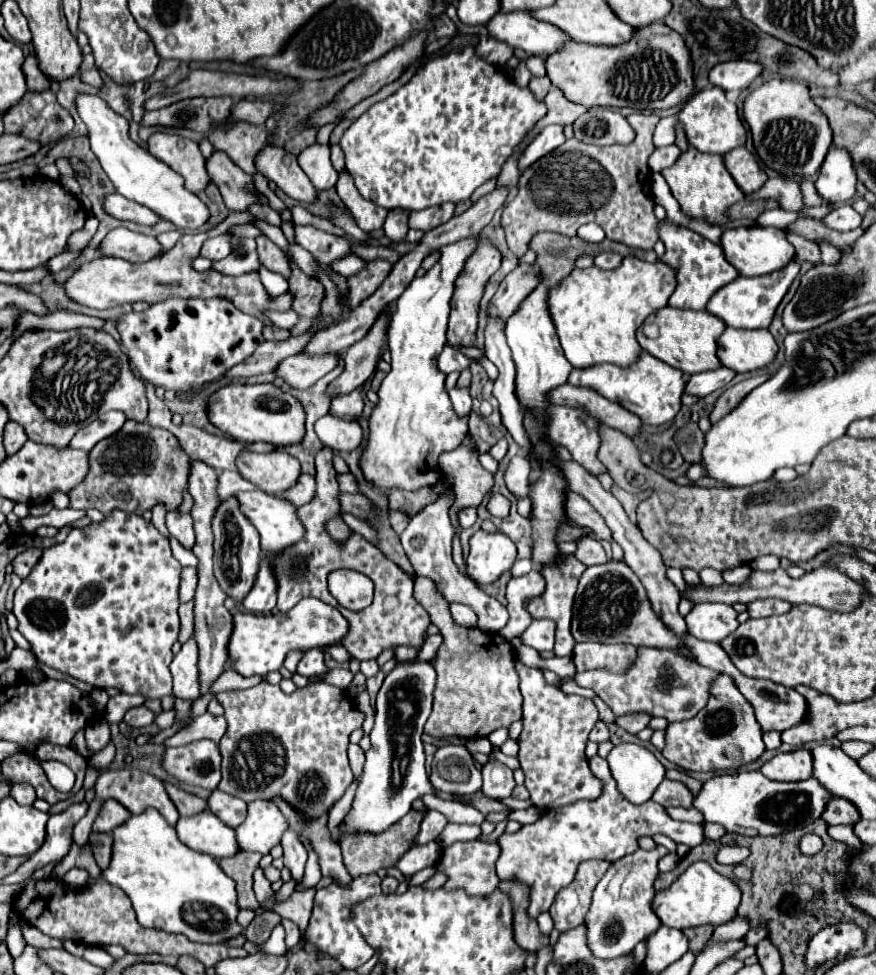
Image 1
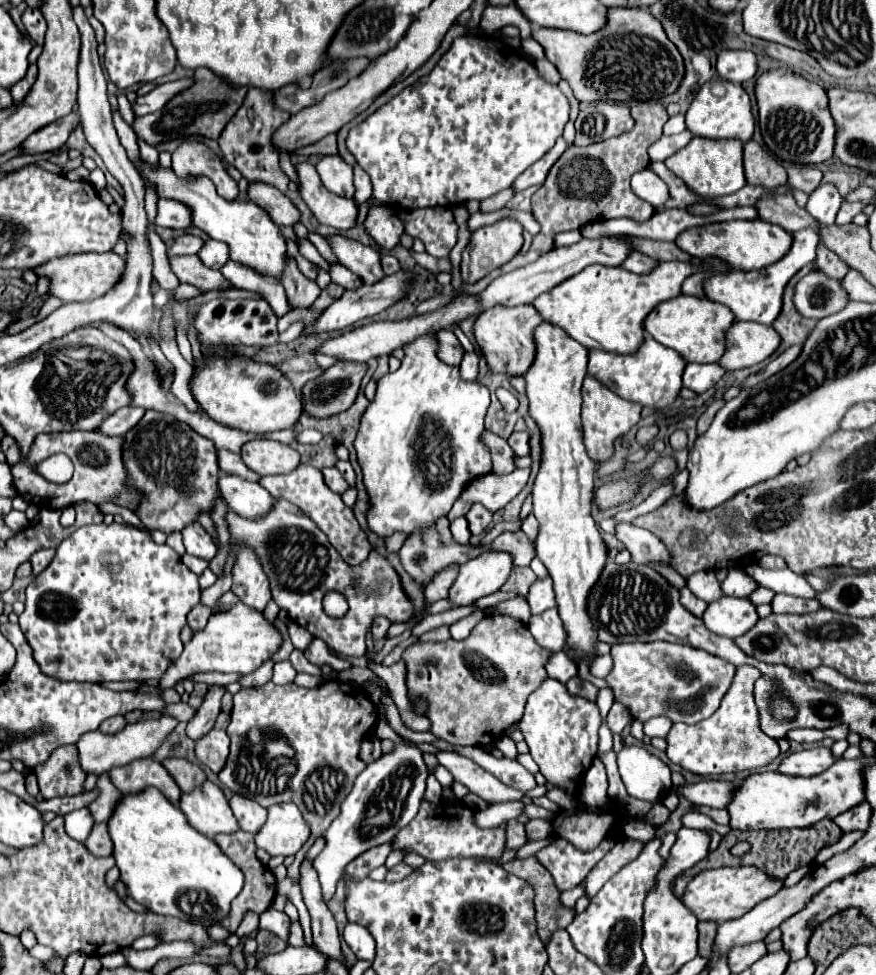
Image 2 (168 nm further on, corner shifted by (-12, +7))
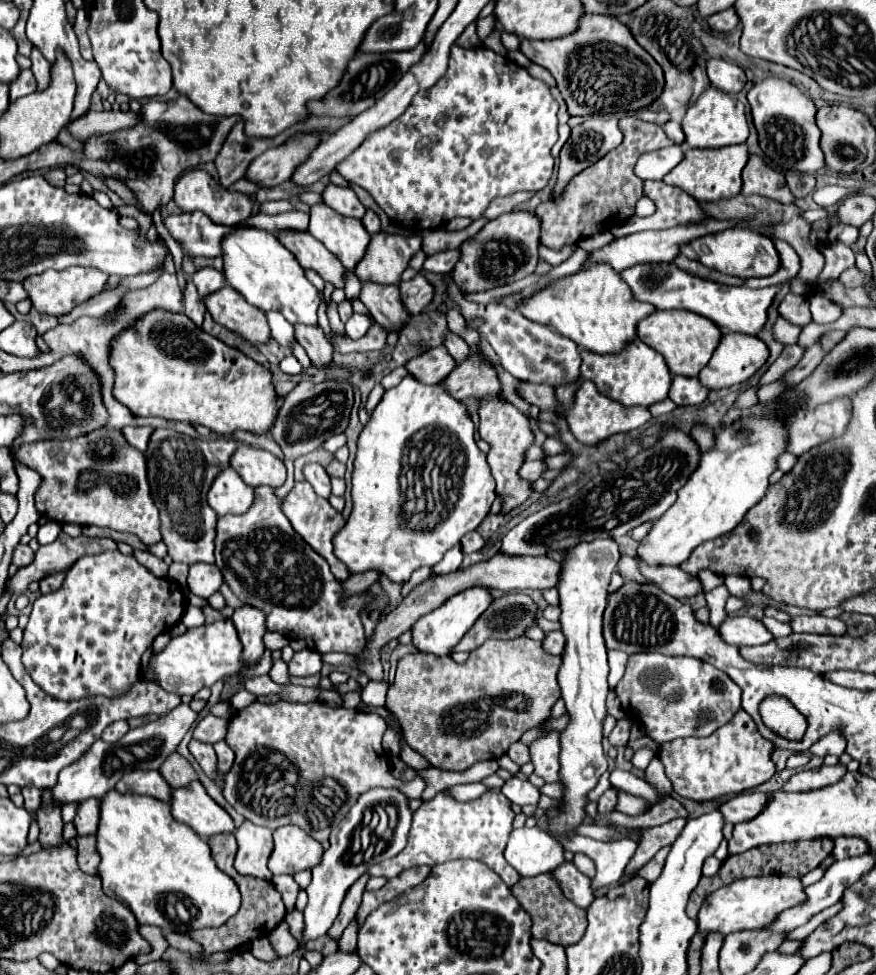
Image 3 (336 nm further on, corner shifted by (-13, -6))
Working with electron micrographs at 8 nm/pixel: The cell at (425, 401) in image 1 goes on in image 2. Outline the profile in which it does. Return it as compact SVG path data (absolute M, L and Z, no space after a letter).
M436 332L418 336L408 346L404 344L402 350L402 366L396 372L390 372L378 380L376 398L364 412L354 442L358 464L362 466L364 484L372 504L368 512L368 526L378 536L390 536L398 530L410 536L414 528L434 524L436 518L450 512L462 488L472 478L488 474L492 466L490 452L480 442L480 434L484 430L484 416L490 406L488 388L480 382L478 386L472 382L464 382L460 378L458 366L448 366L436 356Z

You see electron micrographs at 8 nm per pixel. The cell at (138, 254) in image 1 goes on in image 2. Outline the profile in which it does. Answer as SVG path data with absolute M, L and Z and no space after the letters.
M168 256L168 262L180 282L194 284L200 290L226 290L232 286L218 270L202 266L198 256Z

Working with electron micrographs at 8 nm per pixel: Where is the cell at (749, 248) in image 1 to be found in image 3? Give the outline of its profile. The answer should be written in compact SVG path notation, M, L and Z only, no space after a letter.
M739 227L739 229L727 229L715 235L705 235L703 239L695 239L695 243L687 243L681 251L689 259L697 259L709 269L715 269L725 275L749 279L749 277L769 277L779 269L779 253L773 245L773 241L753 229Z

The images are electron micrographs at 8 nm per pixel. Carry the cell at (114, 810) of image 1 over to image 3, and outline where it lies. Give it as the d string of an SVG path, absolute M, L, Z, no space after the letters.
M87 799L79 803L73 825L77 829L77 835L93 835L99 825L99 799Z

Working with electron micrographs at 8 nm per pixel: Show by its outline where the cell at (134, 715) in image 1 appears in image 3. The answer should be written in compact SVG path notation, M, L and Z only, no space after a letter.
M207 715L197 723L195 739L201 741L201 743L215 745L215 743L219 743L219 741L223 741L227 737L227 729L229 729L229 721L227 719L215 717L215 715Z

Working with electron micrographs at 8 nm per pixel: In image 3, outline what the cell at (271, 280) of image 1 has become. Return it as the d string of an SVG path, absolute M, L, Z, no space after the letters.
M293 355L285 357L285 359L279 363L279 367L281 367L281 371L287 373L287 375L299 375L299 373L303 371L301 365L299 365L299 361L297 361Z

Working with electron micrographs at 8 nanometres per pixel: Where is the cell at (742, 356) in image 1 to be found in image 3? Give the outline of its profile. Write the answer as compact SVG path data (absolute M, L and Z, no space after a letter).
M725 331L719 339L719 345L717 345L711 361L701 369L701 373L697 377L707 389L731 387L731 385L747 381L757 369L761 369L761 365L767 361L767 357L769 357L769 351L761 339L757 339L753 335L745 335L745 333Z

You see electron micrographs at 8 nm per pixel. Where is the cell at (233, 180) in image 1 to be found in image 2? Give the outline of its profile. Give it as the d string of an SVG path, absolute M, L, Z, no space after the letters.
M260 180L250 182L248 184L248 198L254 204L258 204L260 208L264 208L276 224L292 226L300 218L300 212L290 202L290 198L286 194L282 194L276 186L270 186L266 182L260 182Z

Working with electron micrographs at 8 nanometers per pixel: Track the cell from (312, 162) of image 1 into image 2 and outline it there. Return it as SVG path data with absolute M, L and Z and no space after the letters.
M340 154L336 156L322 156L316 164L316 170L322 178L322 184L340 196L352 198L354 196L354 184L352 184L352 166L344 162Z

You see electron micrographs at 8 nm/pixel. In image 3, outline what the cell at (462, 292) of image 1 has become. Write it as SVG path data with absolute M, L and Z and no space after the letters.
M511 211L489 221L477 235L459 247L461 257L453 271L457 287L465 293L477 293L525 279L539 263L539 233L541 221L529 211Z

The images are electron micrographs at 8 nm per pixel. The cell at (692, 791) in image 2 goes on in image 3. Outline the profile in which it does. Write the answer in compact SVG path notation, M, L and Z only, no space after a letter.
M759 791L739 793L739 795L733 795L731 799L727 799L725 803L721 803L719 811L723 811L725 823L737 825L737 823L757 817L769 801L771 801L769 793L759 793Z

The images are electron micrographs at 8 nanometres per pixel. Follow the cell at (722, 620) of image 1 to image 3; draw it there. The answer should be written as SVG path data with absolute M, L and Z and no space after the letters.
M747 615L739 617L727 617L727 621L719 627L719 633L723 639L735 647L743 645L765 645L773 639L769 629L759 621L751 619Z

